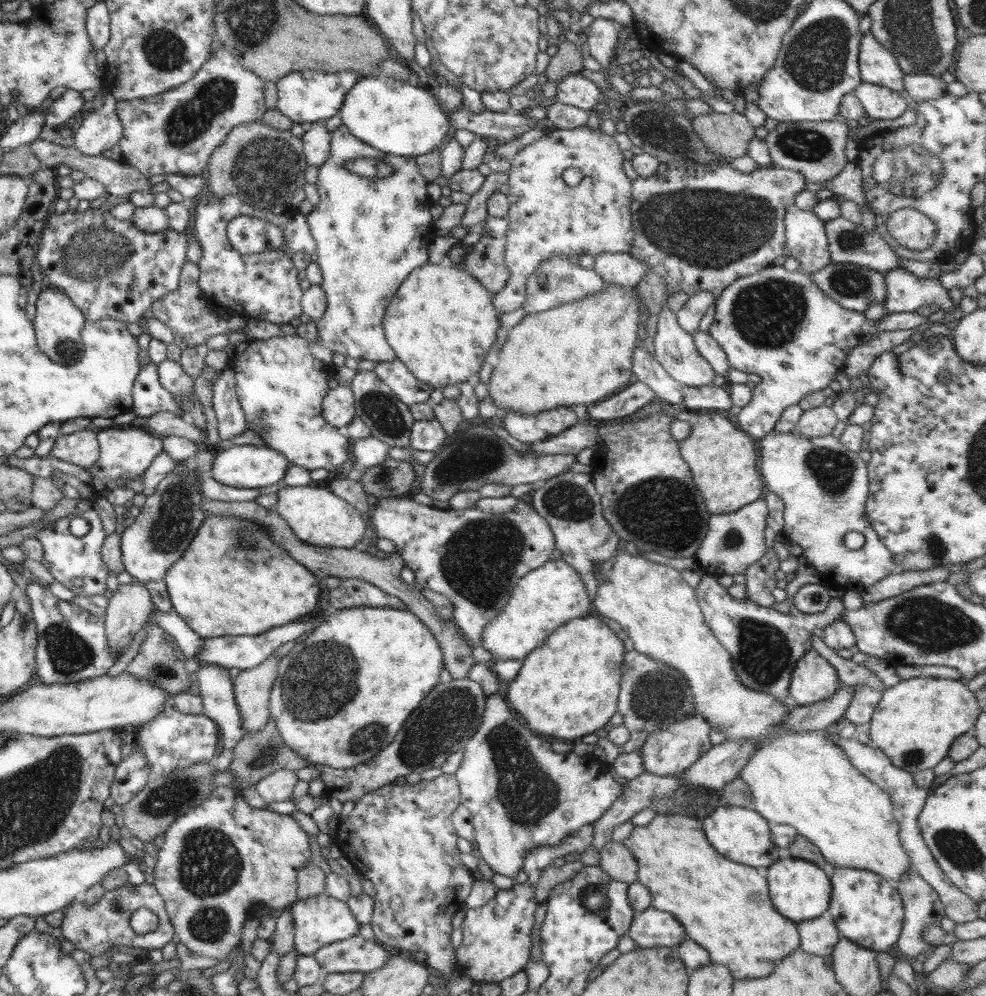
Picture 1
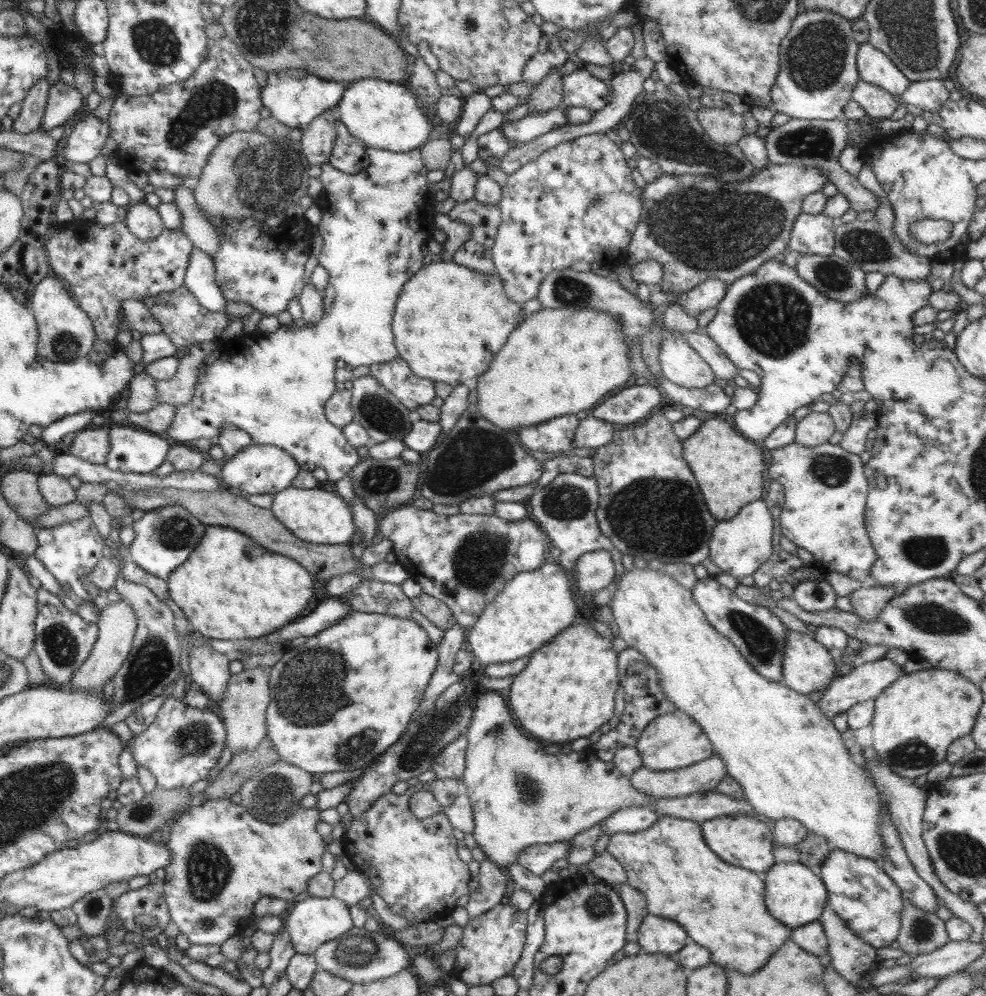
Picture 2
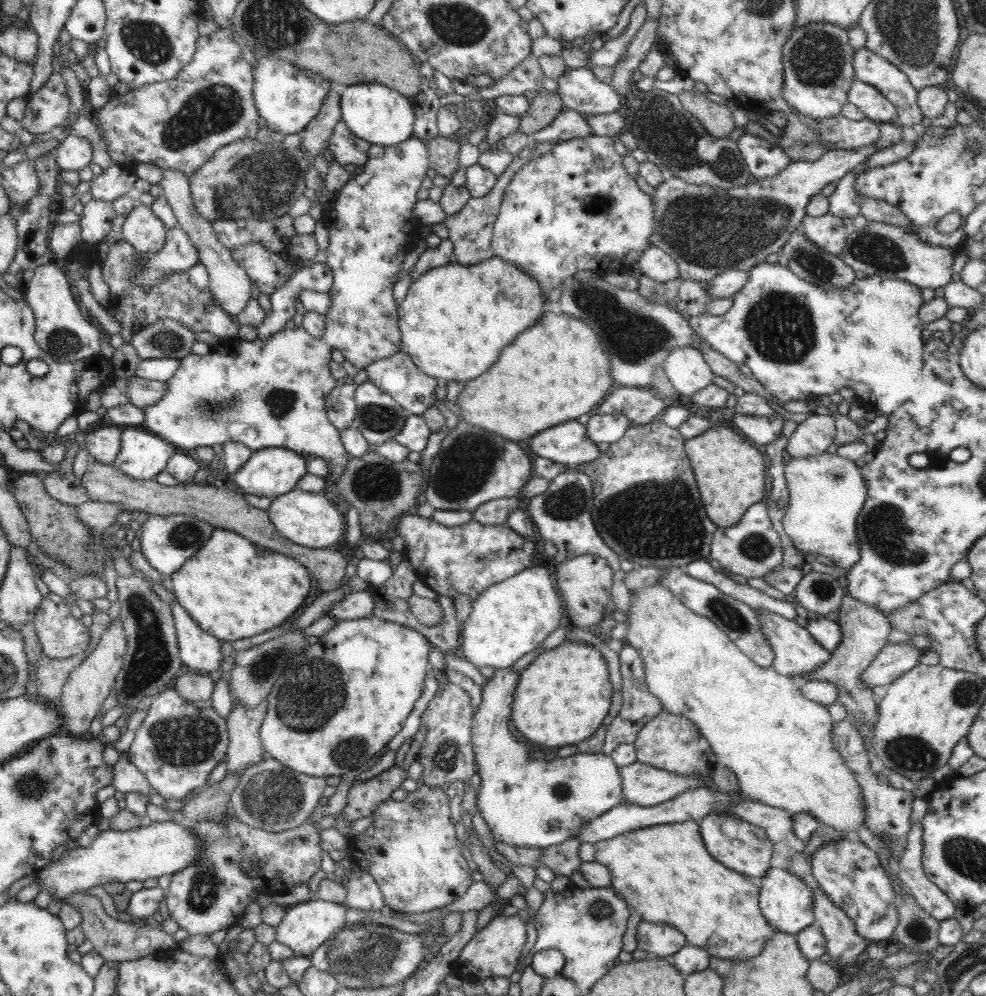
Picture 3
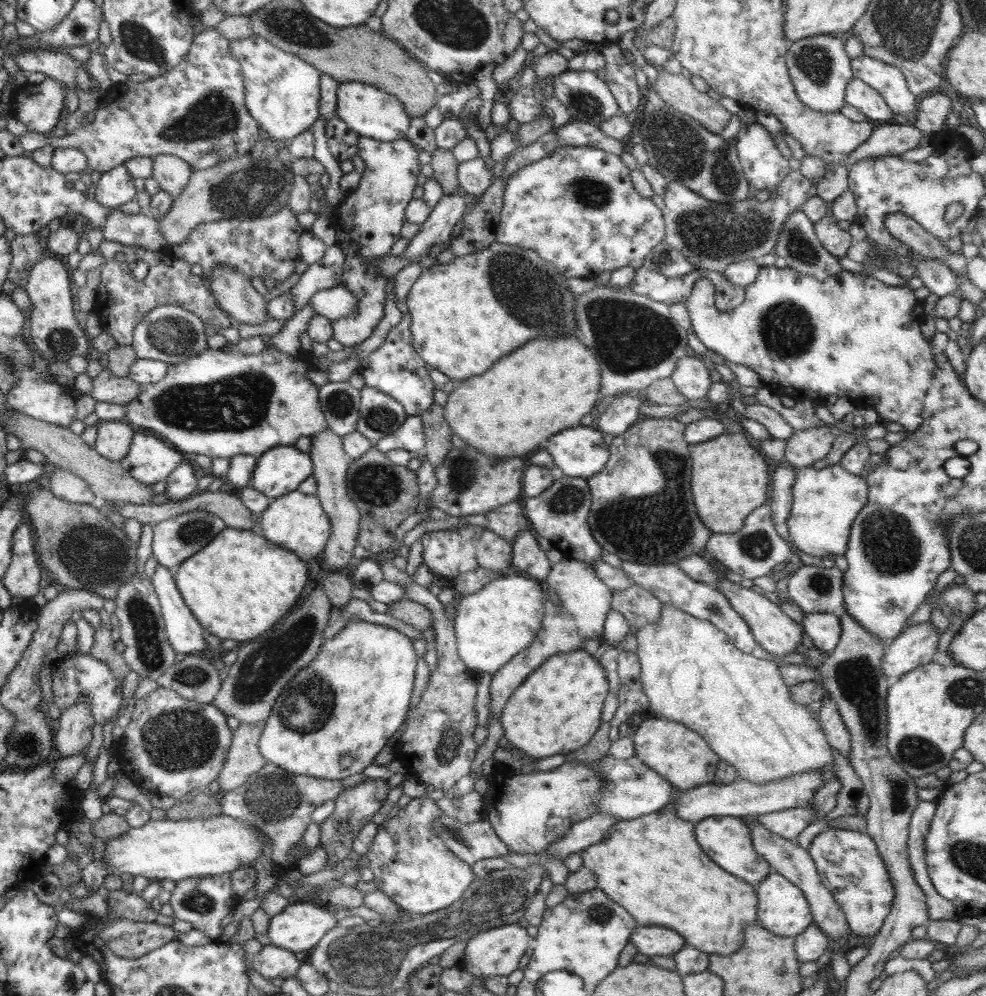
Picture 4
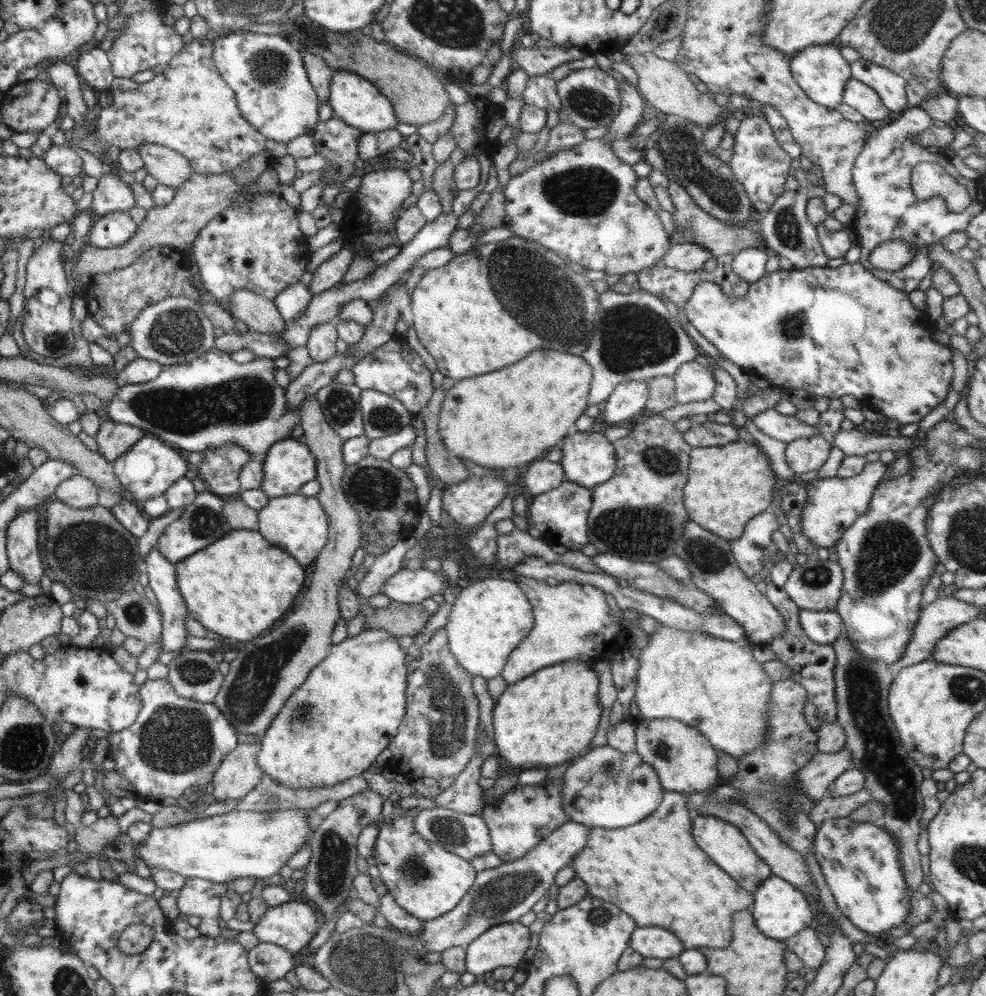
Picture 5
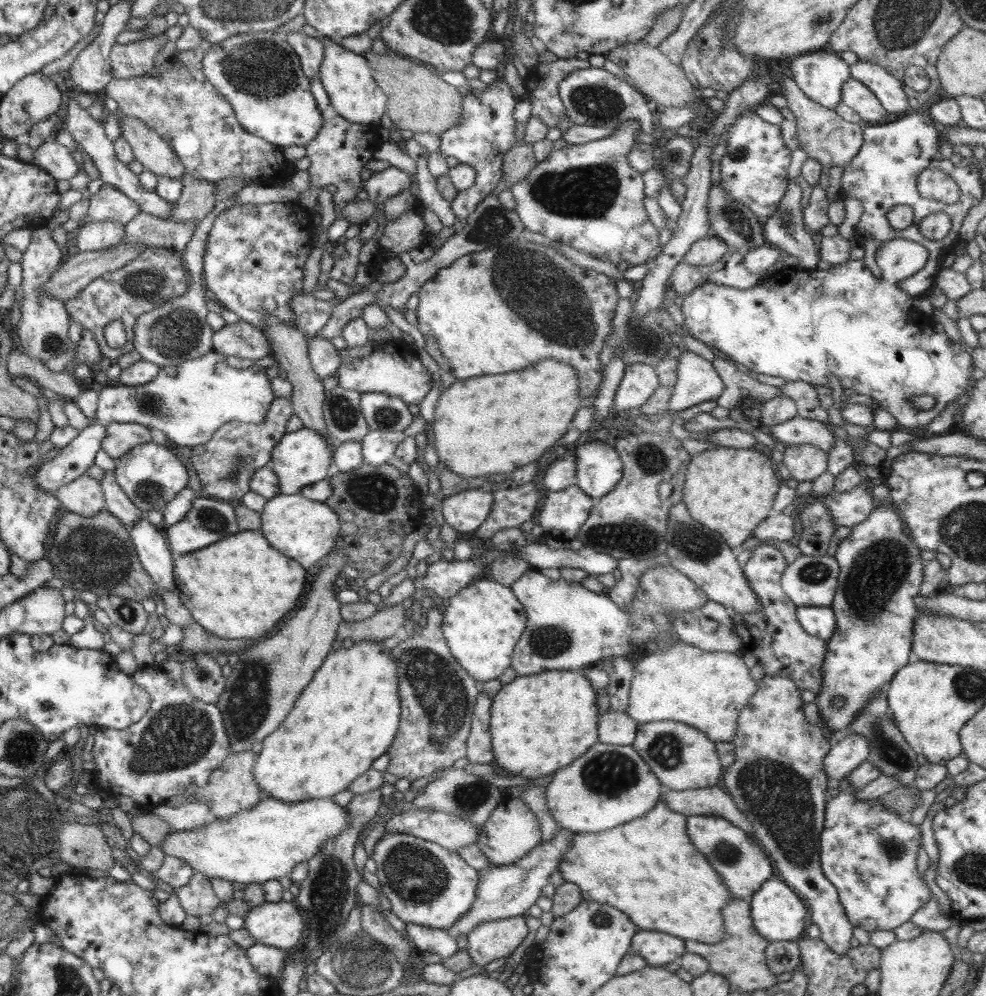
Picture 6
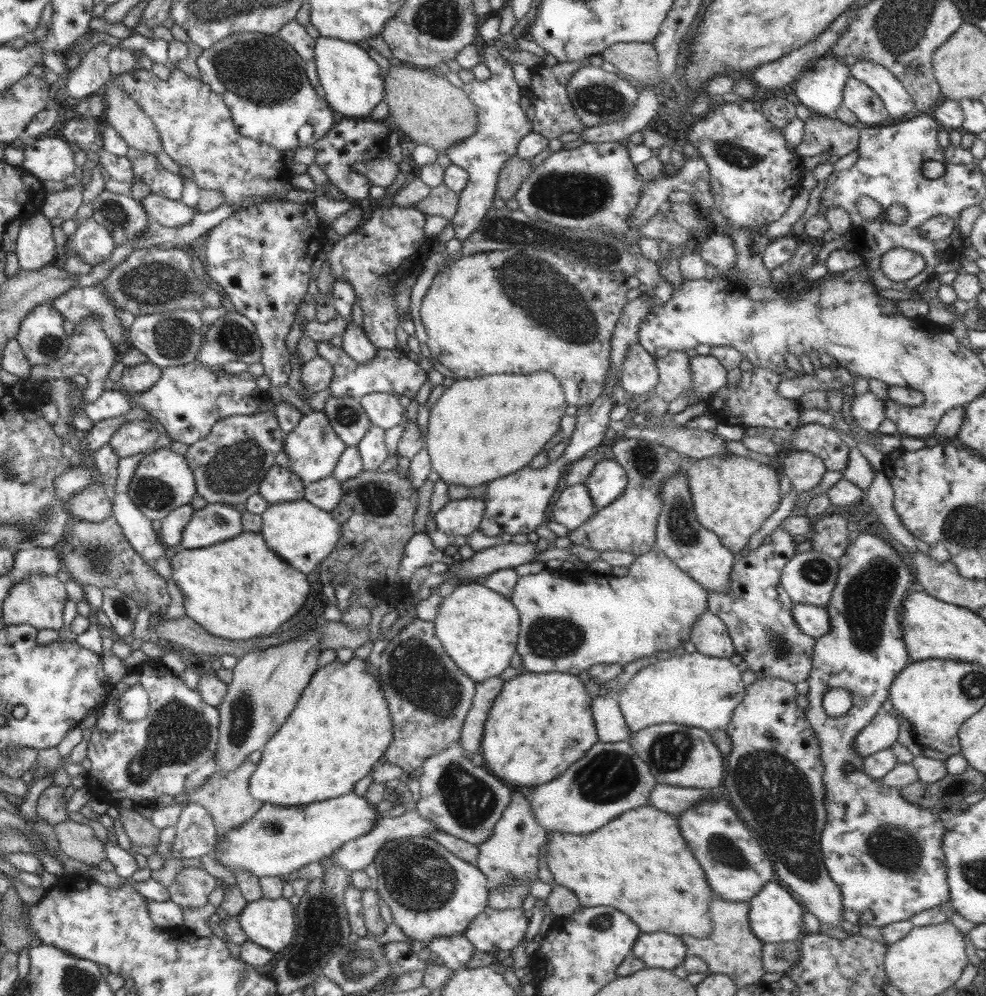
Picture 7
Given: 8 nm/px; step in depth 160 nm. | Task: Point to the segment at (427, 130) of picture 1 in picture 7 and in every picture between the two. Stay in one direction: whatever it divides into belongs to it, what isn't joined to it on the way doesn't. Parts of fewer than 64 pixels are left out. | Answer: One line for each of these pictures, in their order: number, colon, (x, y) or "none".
2: (382, 114)
3: (380, 115)
4: (370, 112)
5: (356, 101)
6: (348, 79)
7: (352, 82)

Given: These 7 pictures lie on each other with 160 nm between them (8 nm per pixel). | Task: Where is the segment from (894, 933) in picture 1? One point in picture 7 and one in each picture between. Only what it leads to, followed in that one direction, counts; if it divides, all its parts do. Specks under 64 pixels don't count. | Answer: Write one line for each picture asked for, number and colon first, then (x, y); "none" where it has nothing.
2: (859, 891)
3: (850, 873)
4: (849, 865)
5: (860, 863)
6: (867, 852)
7: (885, 853)

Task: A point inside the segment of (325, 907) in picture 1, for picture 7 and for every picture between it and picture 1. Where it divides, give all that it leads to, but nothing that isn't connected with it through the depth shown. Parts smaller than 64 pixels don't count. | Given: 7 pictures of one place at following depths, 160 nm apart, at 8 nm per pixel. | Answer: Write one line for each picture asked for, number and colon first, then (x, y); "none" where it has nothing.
2: (314, 921)
3: (305, 926)
4: (300, 926)
5: (292, 925)
6: (280, 924)
7: (271, 923)

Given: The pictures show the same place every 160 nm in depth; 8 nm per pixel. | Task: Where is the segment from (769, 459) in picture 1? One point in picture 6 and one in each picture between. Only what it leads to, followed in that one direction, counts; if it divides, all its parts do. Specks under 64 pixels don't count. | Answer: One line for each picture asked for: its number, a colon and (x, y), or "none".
2: (826, 491)
3: (827, 492)
4: (825, 502)
5: (834, 504)
6: (848, 509)

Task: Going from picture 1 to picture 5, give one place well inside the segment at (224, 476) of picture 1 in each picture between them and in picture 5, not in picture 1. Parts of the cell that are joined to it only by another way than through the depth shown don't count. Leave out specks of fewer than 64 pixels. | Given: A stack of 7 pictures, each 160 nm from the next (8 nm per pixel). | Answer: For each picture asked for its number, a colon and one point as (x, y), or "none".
2: (259, 469)
3: (270, 472)
4: (279, 471)
5: (288, 464)

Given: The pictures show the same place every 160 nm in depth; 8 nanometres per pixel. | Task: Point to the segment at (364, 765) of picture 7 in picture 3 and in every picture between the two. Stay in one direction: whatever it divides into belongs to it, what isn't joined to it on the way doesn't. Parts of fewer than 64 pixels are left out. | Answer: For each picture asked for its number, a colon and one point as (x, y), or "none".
3: (341, 700)
4: (332, 718)
5: (349, 708)
6: (348, 715)

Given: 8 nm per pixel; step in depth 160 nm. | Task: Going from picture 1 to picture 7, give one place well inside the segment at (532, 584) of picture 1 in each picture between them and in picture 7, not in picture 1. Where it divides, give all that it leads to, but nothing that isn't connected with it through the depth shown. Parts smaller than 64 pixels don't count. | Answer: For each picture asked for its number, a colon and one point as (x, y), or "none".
2: (535, 606)
3: (509, 619)
4: (492, 625)
5: (489, 618)
6: (484, 621)
7: (478, 628)

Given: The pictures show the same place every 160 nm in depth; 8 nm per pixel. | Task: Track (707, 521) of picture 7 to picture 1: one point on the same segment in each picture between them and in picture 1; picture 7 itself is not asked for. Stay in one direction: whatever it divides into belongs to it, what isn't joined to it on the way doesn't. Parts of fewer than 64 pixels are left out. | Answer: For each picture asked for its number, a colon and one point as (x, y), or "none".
1: (722, 458)
2: (729, 467)
3: (730, 473)
4: (729, 479)
5: (727, 485)
6: (729, 490)

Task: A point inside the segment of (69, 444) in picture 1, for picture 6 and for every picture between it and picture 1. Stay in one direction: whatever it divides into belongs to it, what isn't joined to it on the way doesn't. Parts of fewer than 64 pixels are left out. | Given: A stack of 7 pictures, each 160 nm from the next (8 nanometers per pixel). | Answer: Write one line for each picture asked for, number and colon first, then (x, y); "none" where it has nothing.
2: (92, 445)
3: (103, 444)
4: (113, 439)
5: (114, 439)
6: (120, 437)

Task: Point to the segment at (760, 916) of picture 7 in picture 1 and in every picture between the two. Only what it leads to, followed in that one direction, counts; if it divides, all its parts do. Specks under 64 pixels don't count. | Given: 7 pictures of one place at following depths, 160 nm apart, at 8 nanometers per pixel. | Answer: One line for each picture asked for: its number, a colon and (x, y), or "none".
1: (799, 890)
2: (795, 895)
3: (786, 901)
4: (783, 909)
5: (780, 910)
6: (778, 913)

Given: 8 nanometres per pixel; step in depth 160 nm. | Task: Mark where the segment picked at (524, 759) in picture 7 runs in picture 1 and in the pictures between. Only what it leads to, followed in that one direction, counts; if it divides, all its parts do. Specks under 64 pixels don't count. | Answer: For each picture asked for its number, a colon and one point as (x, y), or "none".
1: (568, 687)
2: (566, 691)
3: (561, 697)
4: (556, 710)
5: (545, 719)
6: (539, 723)

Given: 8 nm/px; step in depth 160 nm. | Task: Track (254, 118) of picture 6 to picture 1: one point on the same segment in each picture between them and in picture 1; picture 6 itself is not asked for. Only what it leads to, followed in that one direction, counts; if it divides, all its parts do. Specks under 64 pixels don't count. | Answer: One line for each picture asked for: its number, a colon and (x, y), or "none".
1: (312, 97)
2: (294, 97)
3: (288, 97)
4: (282, 94)
5: (274, 95)

